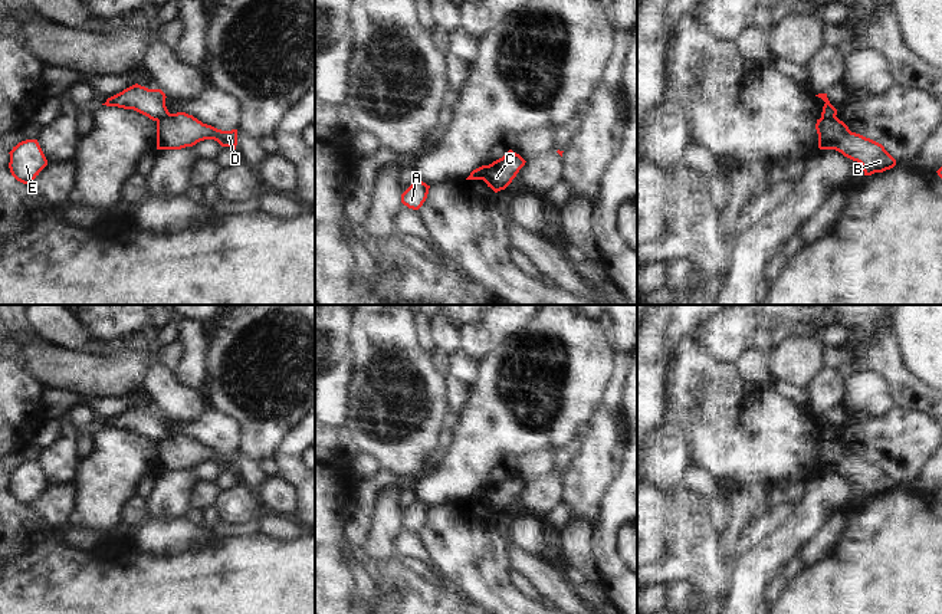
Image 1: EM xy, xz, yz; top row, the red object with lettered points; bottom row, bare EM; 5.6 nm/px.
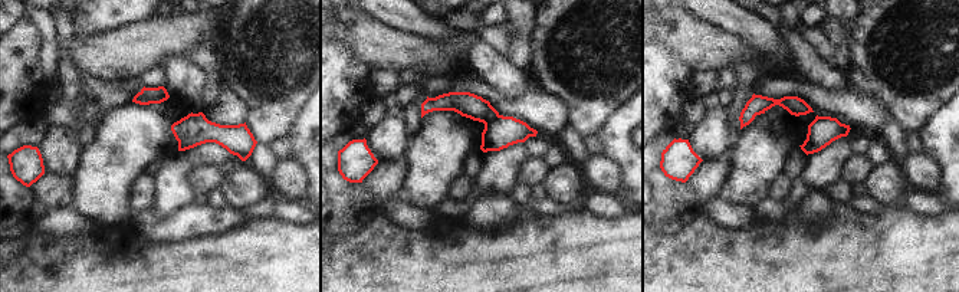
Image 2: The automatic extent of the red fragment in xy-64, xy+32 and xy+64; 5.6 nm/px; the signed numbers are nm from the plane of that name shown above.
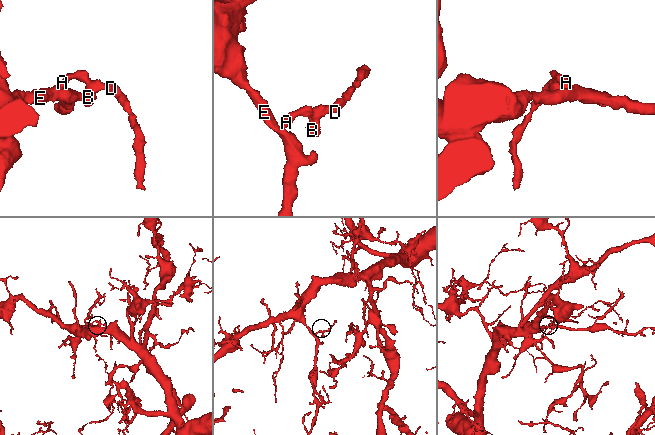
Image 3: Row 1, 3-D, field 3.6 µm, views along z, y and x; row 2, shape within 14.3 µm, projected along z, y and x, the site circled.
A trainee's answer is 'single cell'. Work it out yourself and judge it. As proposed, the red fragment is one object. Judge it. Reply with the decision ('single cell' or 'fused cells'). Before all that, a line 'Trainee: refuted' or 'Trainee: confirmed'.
Trainee: refuted
fused cells

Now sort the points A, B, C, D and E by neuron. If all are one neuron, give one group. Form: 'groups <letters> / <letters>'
groups A E / B C D

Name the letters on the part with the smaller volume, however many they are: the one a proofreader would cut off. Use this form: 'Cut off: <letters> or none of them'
Cut off: B, C, D

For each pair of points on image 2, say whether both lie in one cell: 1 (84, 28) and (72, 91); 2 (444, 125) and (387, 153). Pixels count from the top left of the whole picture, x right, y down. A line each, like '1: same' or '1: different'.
1: different
2: different

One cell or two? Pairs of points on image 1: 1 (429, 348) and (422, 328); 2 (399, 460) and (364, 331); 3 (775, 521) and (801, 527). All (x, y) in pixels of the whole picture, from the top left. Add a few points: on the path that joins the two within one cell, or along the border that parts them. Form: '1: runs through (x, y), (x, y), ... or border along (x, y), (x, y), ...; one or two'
1: runs through (426, 344), (423, 332); one
2: runs through (429, 422), (435, 401), (427, 377), (403, 345); one
3: border along (796, 506), (758, 544); two

